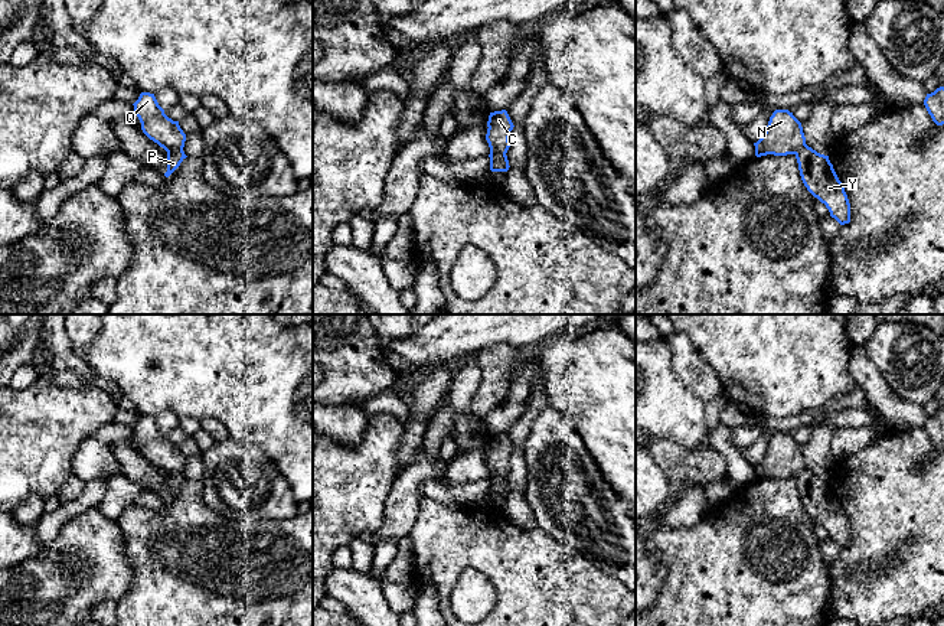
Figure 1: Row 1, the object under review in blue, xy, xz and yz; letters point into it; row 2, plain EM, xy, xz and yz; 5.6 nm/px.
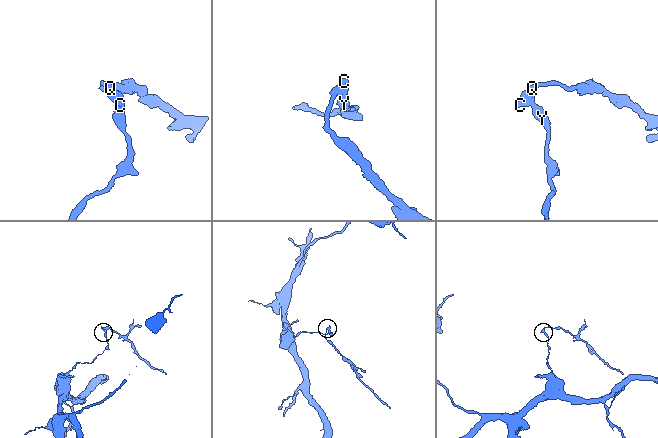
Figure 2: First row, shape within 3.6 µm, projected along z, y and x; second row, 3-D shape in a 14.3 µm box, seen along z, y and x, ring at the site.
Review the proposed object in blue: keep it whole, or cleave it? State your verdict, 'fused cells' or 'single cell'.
fused cells

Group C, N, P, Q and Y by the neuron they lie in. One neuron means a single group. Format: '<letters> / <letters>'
C N Q / P Y

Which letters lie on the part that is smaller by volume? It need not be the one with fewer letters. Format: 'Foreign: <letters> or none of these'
Foreign: C, N, Q

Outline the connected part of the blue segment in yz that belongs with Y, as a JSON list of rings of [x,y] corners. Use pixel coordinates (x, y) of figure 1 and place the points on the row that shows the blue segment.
[[[807,144],[796,154],[801,180],[840,225],[850,222],[850,203],[829,156],[820,154]]]

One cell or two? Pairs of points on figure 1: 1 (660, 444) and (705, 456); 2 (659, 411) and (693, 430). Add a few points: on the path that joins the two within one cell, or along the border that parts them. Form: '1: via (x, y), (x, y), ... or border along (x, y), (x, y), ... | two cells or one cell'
1: via (672, 456), (693, 457) | one cell
2: via (668, 411), (673, 411), (685, 423) | one cell

